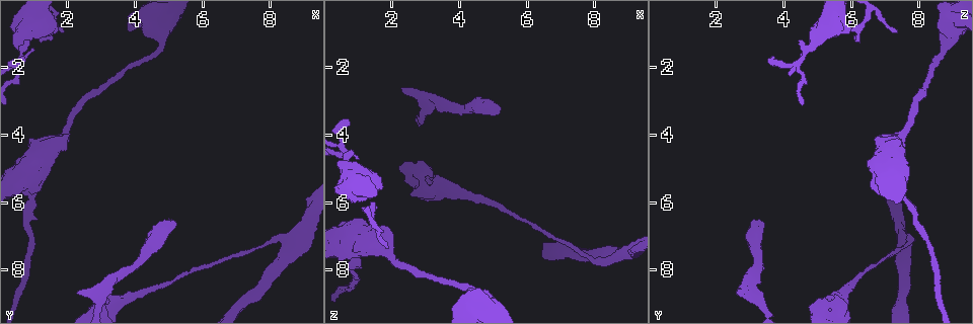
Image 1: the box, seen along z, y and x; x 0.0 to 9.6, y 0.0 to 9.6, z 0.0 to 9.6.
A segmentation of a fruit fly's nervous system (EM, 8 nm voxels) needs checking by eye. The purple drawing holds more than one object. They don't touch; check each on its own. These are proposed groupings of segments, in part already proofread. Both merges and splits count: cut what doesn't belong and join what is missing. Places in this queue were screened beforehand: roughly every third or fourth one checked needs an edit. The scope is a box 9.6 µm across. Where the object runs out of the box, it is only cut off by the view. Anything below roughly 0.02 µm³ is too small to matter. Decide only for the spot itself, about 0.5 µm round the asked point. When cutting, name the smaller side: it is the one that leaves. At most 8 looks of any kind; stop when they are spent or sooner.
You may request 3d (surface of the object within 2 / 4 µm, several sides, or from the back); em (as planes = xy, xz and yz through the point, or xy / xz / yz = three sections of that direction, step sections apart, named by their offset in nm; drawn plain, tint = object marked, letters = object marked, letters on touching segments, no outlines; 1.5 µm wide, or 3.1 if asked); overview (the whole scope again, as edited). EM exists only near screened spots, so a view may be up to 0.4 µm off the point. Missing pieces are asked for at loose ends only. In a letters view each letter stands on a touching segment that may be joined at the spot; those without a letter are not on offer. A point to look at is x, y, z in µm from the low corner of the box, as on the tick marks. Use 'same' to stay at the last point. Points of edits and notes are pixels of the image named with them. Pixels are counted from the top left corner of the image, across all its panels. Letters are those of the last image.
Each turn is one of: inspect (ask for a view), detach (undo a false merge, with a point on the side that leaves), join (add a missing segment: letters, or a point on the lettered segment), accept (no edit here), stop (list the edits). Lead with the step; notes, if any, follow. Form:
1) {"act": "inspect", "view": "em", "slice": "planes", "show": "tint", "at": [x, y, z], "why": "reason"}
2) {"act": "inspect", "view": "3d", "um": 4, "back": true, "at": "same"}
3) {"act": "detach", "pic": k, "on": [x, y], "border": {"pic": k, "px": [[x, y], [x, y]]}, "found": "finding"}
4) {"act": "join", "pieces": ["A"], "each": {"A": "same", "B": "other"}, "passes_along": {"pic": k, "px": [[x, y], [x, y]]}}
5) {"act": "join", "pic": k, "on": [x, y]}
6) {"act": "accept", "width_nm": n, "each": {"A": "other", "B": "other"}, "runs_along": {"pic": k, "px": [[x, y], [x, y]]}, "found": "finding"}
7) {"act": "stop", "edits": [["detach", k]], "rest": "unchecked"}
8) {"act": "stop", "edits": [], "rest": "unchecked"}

{"act": "inspect", "view": "em", "slice": "planes", "show": "letters", "at": [2.35, 8.70, 2.65], "why": "branch stops here"}

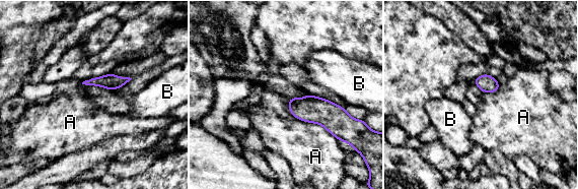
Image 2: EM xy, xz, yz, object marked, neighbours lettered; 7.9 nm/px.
{"act": "accept", "each": {"A": "other", "B": "other"}, "border": {"pic": 2, "px": [[287, 99], [294, 116], [340, 141]]}, "found": "no lettered segment goes on from it"}

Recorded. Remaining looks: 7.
{"act": "inspect", "view": "3d", "um": 4, "at": [3.15, 8.95, 5.10], "why": "branch stops here"}

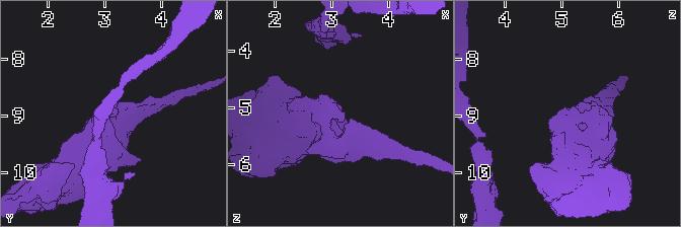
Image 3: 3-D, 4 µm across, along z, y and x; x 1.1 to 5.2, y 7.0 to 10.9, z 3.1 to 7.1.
{"act": "inspect", "view": "em", "slice": "planes", "show": "letters", "at": [3.20, 8.90, 5.05]}

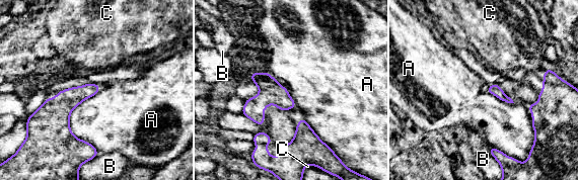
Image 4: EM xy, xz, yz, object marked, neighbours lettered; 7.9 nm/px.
{"act": "accept", "longest_contact_nm": ["A", 500], "each": {"A": "other", "B": "other", "C": "other"}, "border": {"pic": 4, "px": [[99, 90], [69, 117], [97, 152]]}, "found": "no lettered segment goes on from it"}

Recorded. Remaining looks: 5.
{"act": "inspect", "view": "3d", "um": 4, "at": [8.40, 7.30, 7.60], "why": "three-way junction"}

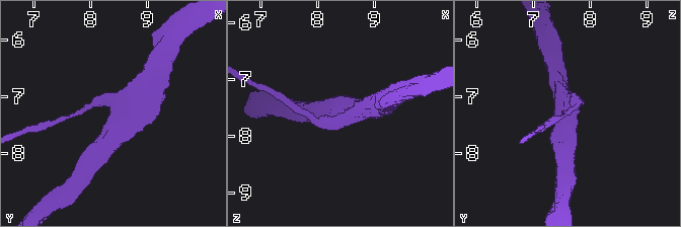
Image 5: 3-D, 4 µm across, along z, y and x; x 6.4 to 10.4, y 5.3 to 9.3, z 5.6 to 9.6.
{"act": "inspect", "view": "em", "slice": "planes", "show": "letters", "at": [8.50, 7.25, 7.65], "arms": 3, "why": "shape alone is not enough"}

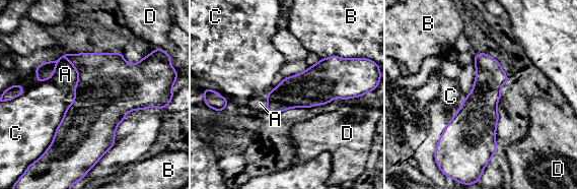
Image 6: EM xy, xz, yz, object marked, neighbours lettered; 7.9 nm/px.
{"act": "accept", "each": {"A": "other", "B": "other", "C": "other", "D": "other"}, "border": {"pic": 6, "px": [[68, 106], [48, 148]]}, "found": "continuous, no second neuron"}

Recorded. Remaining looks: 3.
{"act": "stop", "edits": [], "rest": "unchecked"}

